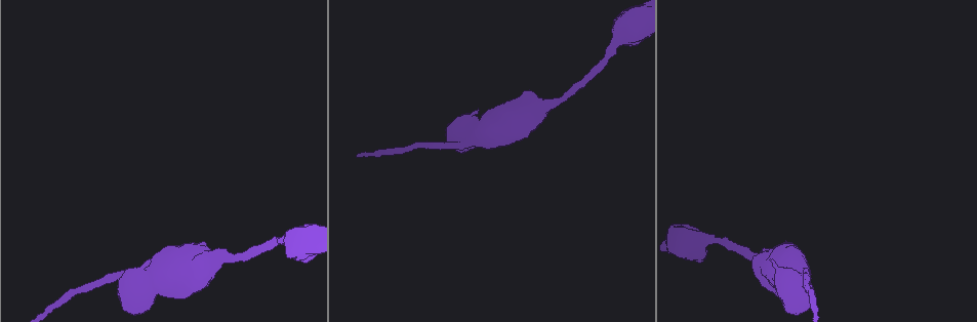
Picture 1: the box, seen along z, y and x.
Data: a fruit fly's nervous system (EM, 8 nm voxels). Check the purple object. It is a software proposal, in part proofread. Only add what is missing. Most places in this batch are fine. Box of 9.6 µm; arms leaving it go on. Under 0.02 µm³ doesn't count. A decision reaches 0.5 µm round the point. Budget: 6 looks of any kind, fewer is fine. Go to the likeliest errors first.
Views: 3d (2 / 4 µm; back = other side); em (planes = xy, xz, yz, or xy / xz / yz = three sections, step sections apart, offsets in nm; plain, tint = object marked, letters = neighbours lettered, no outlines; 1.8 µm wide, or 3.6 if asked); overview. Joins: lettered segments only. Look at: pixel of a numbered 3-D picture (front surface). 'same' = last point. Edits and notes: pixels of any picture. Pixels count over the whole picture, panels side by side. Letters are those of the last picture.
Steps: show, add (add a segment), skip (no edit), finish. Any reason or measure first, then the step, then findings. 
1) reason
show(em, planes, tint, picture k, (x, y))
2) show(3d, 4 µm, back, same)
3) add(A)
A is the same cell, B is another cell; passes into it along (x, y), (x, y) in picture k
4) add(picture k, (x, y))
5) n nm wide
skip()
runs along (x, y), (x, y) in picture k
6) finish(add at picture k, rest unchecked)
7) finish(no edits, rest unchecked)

abrupt turn
show(3d, 4 µm, picture 1, (807, 277))

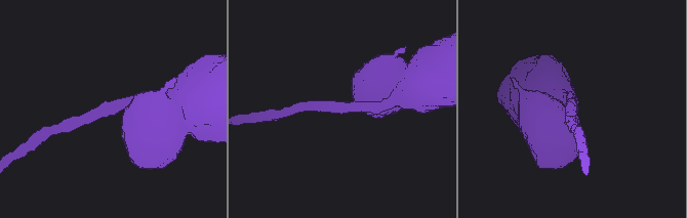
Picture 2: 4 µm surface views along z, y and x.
need the tissue
show(em, 3.6 µm, planes, letters, picture 2, (118, 104))

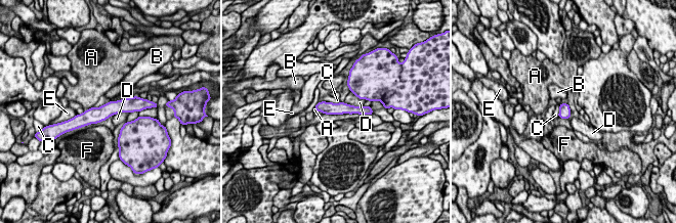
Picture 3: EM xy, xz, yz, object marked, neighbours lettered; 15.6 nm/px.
skip()
A, B, C, D, E and F are other cells; border along (322, 100), (340, 102) in picture 3; none of them fits

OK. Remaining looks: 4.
calibre changes
show(3d, 4 µm, picture 1, (698, 242))

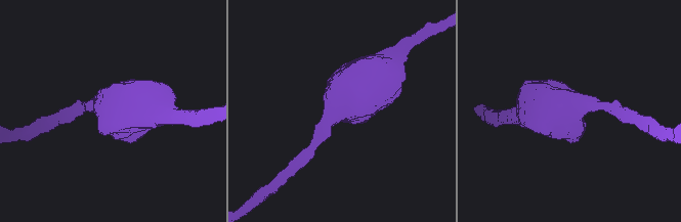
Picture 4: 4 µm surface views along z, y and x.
show(em, 3.6 µm, planes, letters, picture 4, (107, 109))

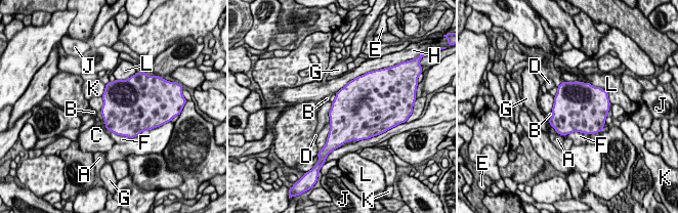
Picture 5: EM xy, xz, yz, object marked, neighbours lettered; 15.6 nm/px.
skip()
A, B, C, D, E, F, G, H, J, K and L are other cells; border along (332, 102), (329, 112), (329, 123) in picture 5; none of them fits

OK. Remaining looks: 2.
thick turns thin
show(em, 3.6 µm, planes, letters, picture 1, (212, 258))

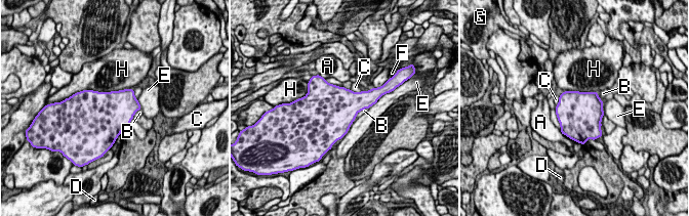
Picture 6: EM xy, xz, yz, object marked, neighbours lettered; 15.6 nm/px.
skip()
A, B, C, D, E, F, G and H are other cells; border along (368, 108), (362, 109), (355, 118) in picture 6; none of them fits

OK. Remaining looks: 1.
finish(no edits, rest unchecked)

